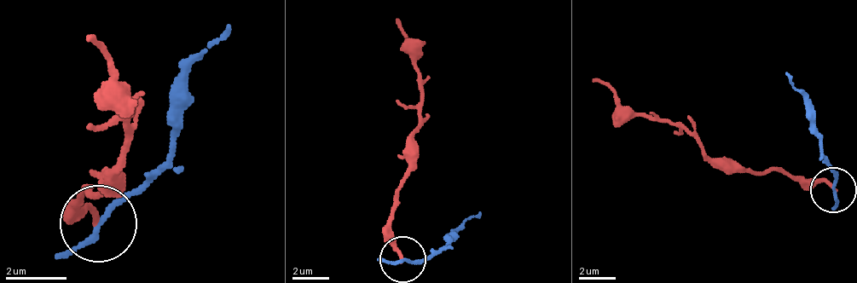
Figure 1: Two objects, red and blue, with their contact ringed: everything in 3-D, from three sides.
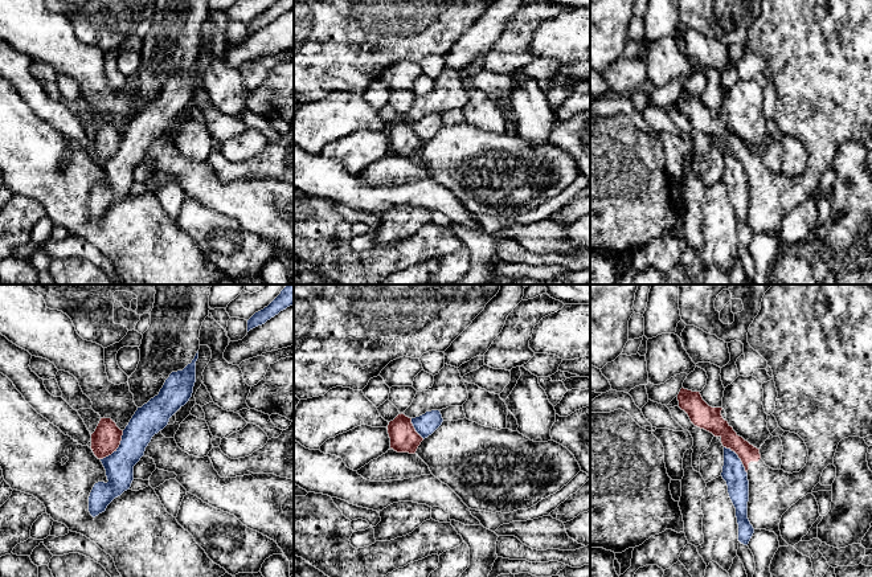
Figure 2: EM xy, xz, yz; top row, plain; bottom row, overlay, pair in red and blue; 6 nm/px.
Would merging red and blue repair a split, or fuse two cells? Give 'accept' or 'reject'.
reject

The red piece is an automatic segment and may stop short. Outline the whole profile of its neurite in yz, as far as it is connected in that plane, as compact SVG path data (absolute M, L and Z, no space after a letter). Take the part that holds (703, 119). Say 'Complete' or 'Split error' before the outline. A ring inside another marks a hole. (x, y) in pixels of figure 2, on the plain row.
Split error. M763 0L761 13L749 30L748 46L773 74L778 95L773 119L778 130L783 135L798 138L807 150L807 167L799 176L789 177L766 169L761 163L760 152L740 140L722 122L722 111L709 110L700 95L681 91L677 98L679 111L688 118L695 130L720 140L722 150L738 159L748 176L750 228L754 233L774 236L779 250L789 250L779 234L782 218L820 187L822 176L834 167L842 143L872 139L872 0Z

